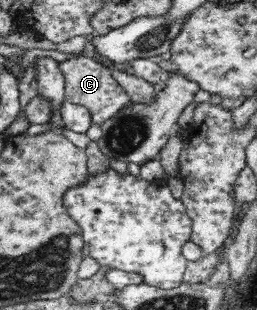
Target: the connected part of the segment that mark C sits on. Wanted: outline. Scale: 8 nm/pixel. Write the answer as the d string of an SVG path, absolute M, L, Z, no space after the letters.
M82 56L62 61L62 63L59 63L59 69L64 76L65 102L84 105L91 111L93 123L101 125L110 117L114 117L114 114L118 111L124 111L124 107L131 103L122 86L114 80L111 71L103 64Z

